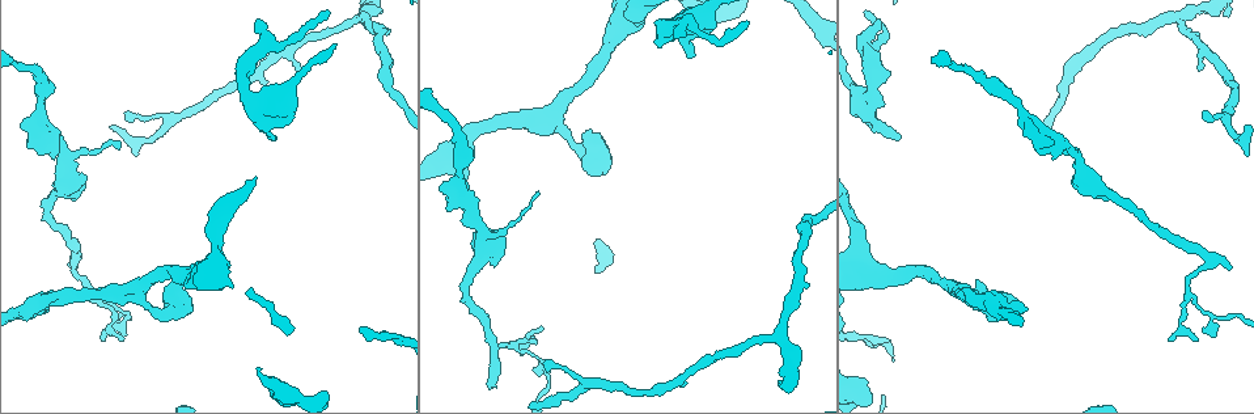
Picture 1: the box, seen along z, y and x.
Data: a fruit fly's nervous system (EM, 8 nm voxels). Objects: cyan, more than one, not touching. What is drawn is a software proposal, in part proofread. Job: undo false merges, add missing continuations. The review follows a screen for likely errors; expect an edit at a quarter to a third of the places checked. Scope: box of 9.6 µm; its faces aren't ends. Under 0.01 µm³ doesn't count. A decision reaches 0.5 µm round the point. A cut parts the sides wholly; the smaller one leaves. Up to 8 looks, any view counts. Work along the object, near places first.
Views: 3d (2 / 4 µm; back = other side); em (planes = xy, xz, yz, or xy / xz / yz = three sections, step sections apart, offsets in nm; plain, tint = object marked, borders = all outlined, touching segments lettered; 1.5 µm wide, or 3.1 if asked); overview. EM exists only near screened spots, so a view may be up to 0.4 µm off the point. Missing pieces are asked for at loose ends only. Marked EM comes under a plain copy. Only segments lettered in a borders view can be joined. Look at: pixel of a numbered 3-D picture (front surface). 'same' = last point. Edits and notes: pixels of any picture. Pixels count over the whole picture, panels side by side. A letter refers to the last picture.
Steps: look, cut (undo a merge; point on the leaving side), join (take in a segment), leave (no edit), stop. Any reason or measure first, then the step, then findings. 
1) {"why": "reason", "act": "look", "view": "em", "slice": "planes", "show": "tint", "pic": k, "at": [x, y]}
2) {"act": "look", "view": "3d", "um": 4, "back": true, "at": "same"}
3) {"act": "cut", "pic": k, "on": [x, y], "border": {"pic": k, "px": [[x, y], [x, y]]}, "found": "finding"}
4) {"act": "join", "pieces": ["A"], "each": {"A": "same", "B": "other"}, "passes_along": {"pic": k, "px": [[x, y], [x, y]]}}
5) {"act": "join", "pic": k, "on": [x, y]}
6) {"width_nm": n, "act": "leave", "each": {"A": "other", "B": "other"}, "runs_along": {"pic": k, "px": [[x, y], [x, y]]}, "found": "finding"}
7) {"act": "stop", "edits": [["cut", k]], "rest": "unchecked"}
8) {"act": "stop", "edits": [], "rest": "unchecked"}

{"why": "an open end", "act": "look", "view": "em", "slice": "planes", "show": "borders", "pic": 1, "at": [977, 281]}

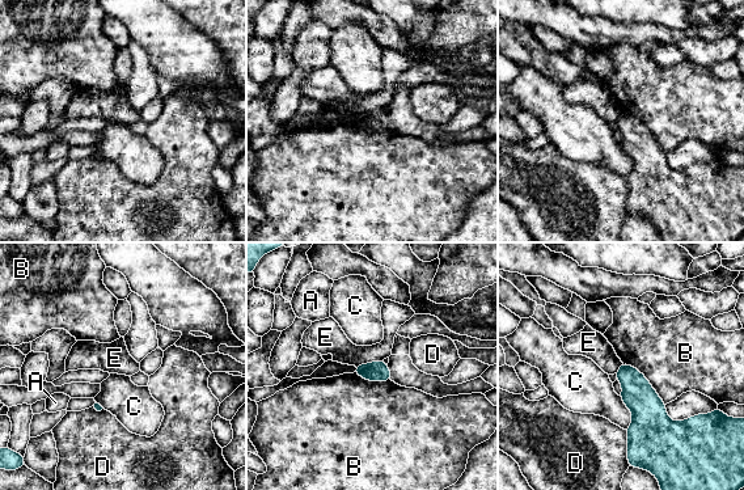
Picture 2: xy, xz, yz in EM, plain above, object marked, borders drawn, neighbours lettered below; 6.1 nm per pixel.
{"act": "leave", "each": {"A": "other", "B": "other", "C": "other", "D": "other", "E": "other"}, "border": {"pic": 2, "px": [[381, 359], [360, 363], [355, 367]]}, "found": "none of them fits"}

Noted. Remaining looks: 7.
{"why": "free end", "act": "look", "view": "em", "slice": "yz", "step": 8, "show": "tint", "pic": 1, "at": [693, 55]}

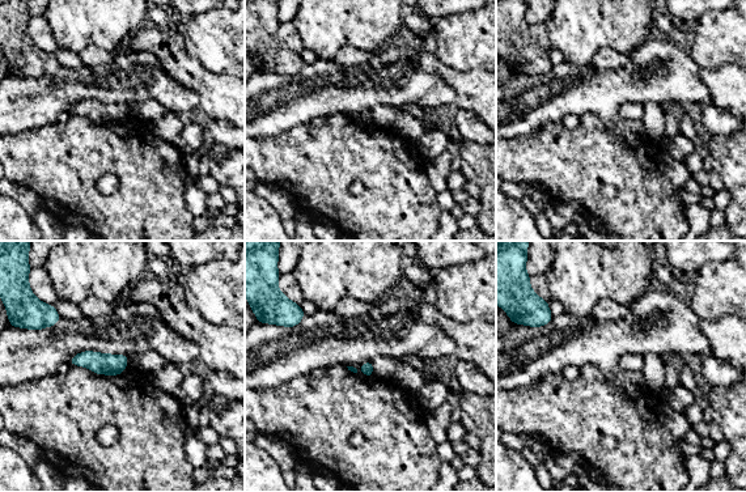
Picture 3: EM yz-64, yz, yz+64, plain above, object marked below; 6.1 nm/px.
{"act": "look", "view": "em", "slice": "planes", "show": "tint", "at": "same"}

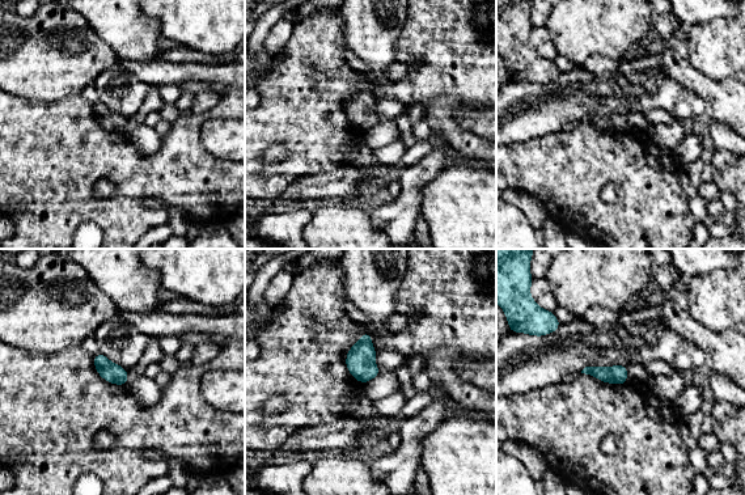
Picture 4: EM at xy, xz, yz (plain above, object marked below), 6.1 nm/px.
{"act": "look", "view": "em", "slice": "planes", "show": "borders", "at": "same"}

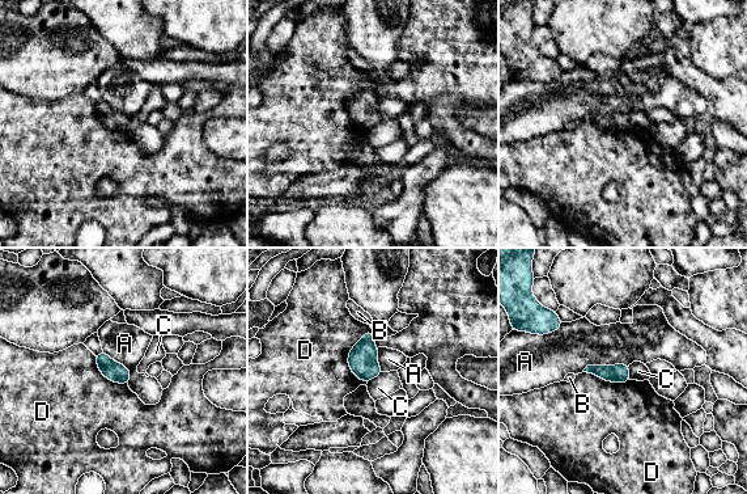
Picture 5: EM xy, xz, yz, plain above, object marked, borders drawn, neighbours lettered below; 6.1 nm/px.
{"longest_contact_nm": ["D", 320], "act": "leave", "each": {"A": "other", "B": "other", "C": "other", "D": "other"}, "found": "none of them fits"}

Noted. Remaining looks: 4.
{"why": "branch stops here", "act": "look", "view": "3d", "um": 2, "pic": 1, "at": [259, 19]}

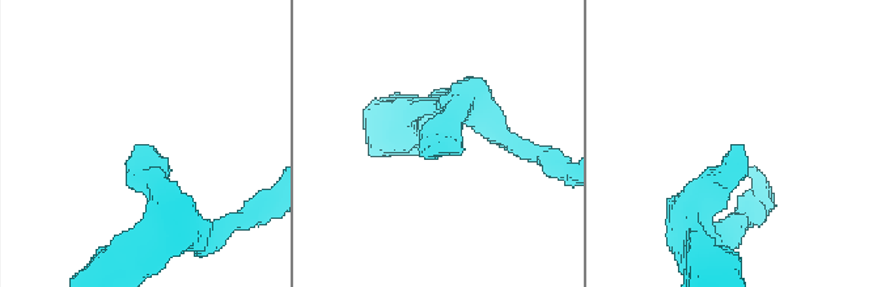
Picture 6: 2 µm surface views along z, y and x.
{"act": "look", "view": "em", "slice": "xz", "step": 4, "show": "tint", "pic": 6, "at": [434, 149]}

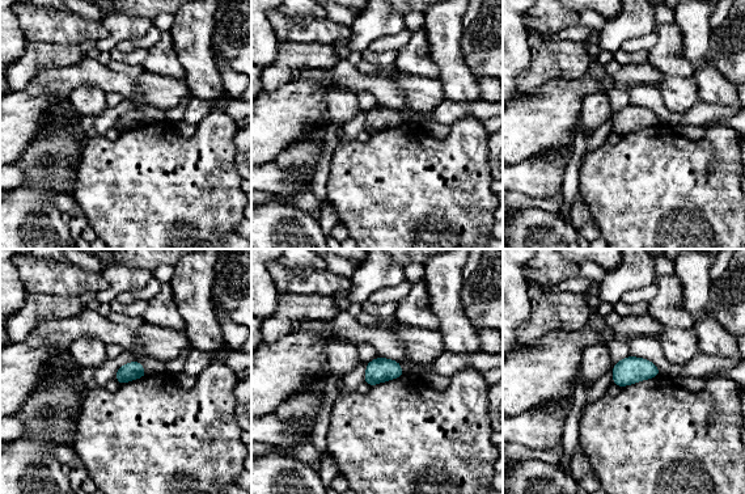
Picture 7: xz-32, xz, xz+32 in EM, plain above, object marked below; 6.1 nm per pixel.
{"act": "look", "view": "em", "slice": "planes", "show": "borders", "at": "same"}

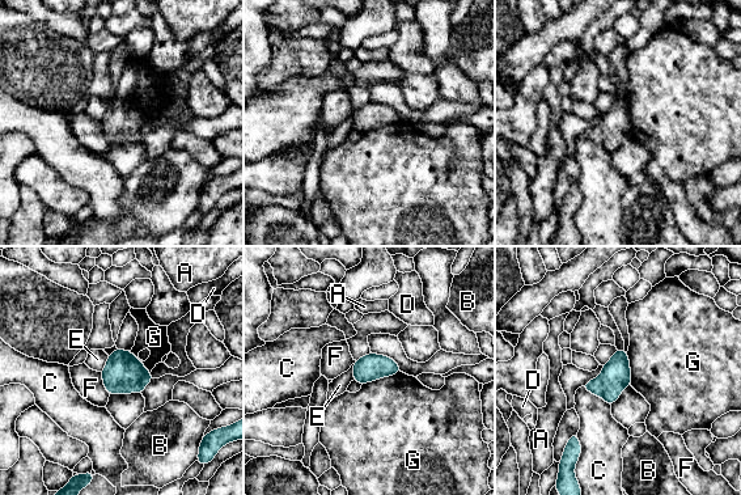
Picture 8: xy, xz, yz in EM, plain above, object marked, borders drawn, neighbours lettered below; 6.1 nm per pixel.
{"width_nm": 170, "act": "leave", "each": {"A": "other", "B": "other", "C": "other", "D": "other", "E": "other", "F": "other", "G": "other"}, "border": {"pic": 8, "px": [[401, 371], [361, 385]]}, "found": "no lettered segment goes on from it"}

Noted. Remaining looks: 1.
{"act": "stop", "edits": [], "rest": "unchecked"}

